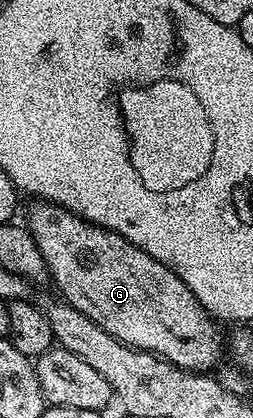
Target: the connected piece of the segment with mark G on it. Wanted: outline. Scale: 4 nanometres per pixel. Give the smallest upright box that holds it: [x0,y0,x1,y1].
[26,202,226,374]

